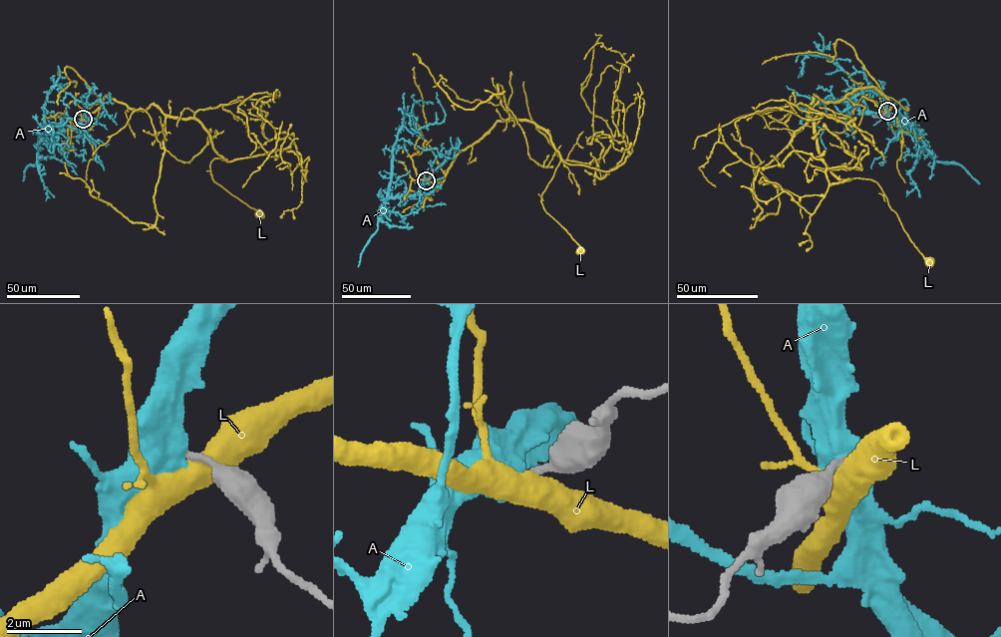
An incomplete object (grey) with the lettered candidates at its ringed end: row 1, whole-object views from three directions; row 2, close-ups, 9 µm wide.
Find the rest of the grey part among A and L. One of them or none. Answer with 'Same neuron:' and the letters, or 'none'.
Same neuron: none

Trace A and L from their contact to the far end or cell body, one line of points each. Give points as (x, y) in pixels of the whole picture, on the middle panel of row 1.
A: (427, 180), (417, 193), (389, 195), (398, 132), (405, 127), (412, 133), (443, 121), (445, 114), (437, 92)
L: (427, 180), (441, 182), (460, 153), (498, 121), (531, 121), (560, 157), (542, 205), (580, 251)

